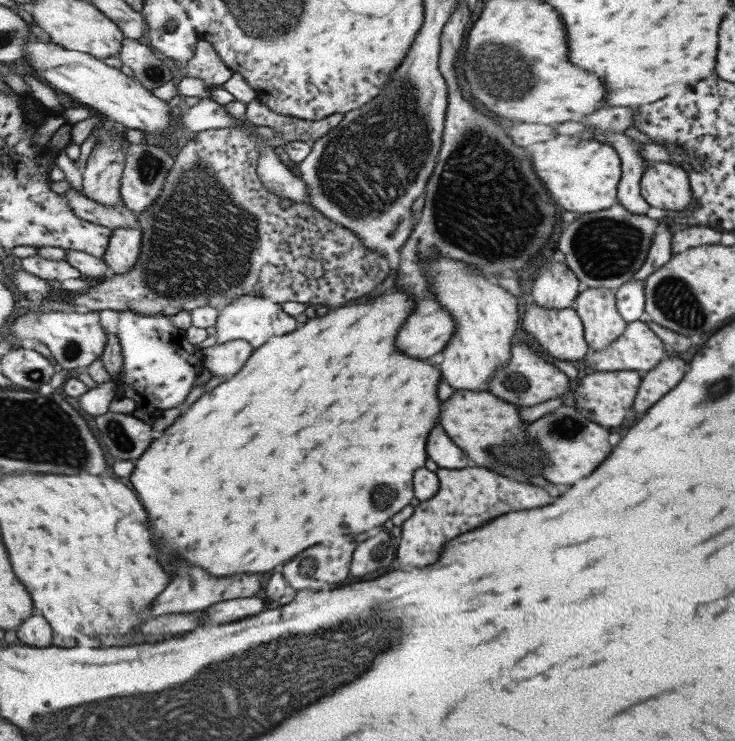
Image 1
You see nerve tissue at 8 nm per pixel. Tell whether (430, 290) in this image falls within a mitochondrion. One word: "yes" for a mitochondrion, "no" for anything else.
no

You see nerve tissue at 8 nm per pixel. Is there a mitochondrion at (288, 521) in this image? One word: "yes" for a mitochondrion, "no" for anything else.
no

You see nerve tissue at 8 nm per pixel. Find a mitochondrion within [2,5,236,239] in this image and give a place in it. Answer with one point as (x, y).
(148, 167)

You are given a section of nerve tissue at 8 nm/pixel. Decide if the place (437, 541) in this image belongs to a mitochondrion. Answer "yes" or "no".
no

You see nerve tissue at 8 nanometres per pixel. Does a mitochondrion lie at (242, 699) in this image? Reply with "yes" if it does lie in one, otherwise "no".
yes

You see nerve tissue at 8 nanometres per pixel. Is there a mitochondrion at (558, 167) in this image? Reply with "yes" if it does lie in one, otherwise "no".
no

